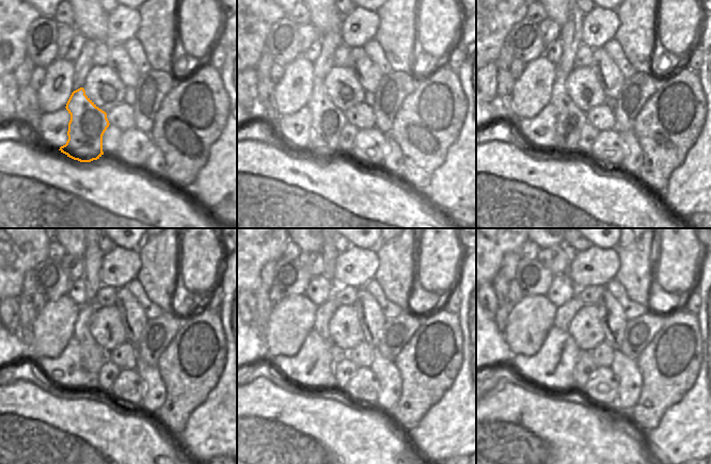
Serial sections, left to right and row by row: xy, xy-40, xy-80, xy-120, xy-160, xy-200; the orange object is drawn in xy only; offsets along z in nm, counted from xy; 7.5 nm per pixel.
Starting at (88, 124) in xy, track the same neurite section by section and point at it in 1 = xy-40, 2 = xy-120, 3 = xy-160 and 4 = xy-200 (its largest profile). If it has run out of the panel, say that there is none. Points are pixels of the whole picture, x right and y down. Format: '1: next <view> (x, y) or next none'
1: next xy-40 (328, 121)
2: next xy-120 (93, 356)
3: next xy-160 (325, 312)
4: next xy-200 (564, 315)

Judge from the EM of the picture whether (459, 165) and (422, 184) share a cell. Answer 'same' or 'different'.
different

